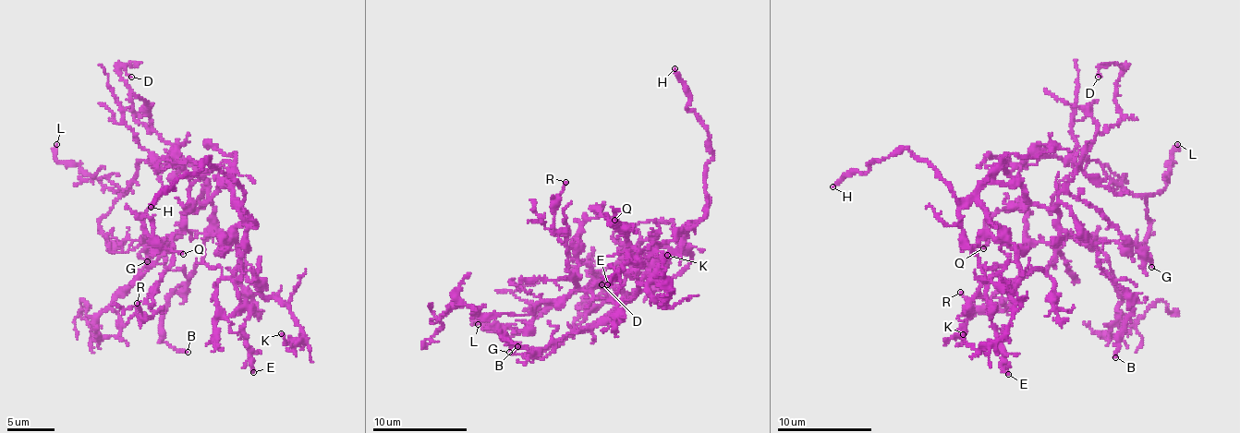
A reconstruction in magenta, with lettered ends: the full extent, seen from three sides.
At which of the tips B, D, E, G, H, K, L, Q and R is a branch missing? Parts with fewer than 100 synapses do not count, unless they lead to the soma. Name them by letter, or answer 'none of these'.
H

